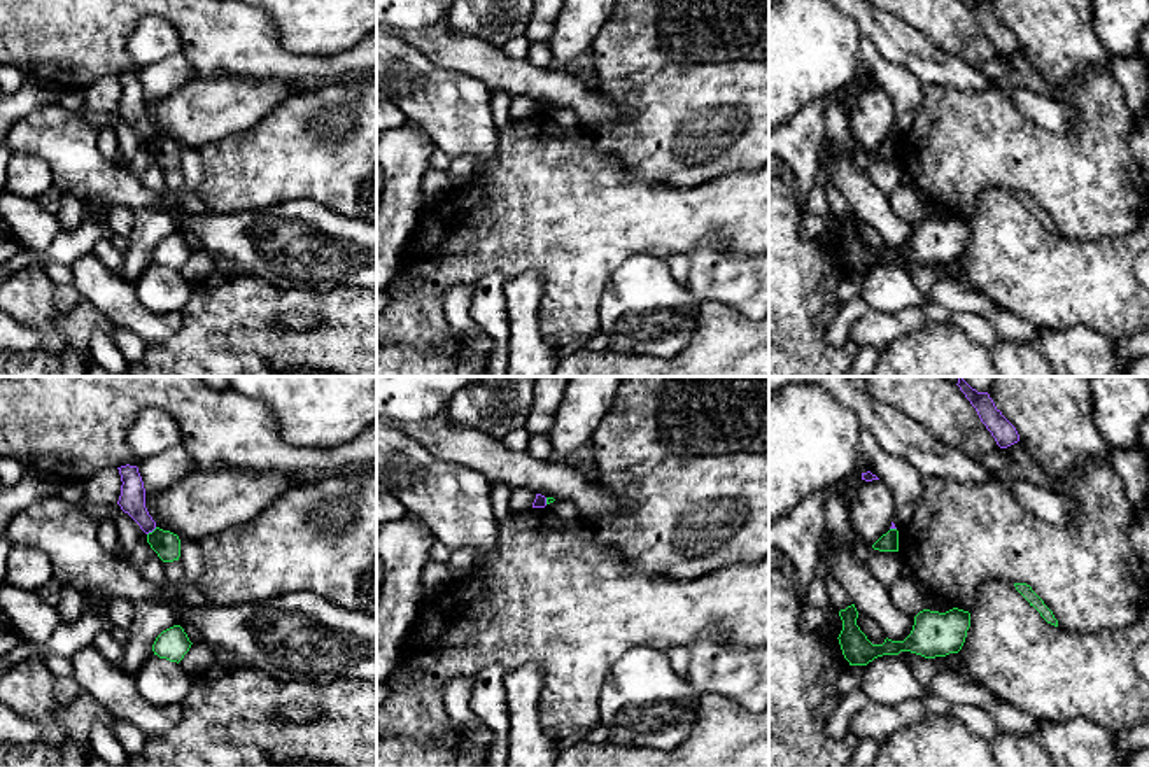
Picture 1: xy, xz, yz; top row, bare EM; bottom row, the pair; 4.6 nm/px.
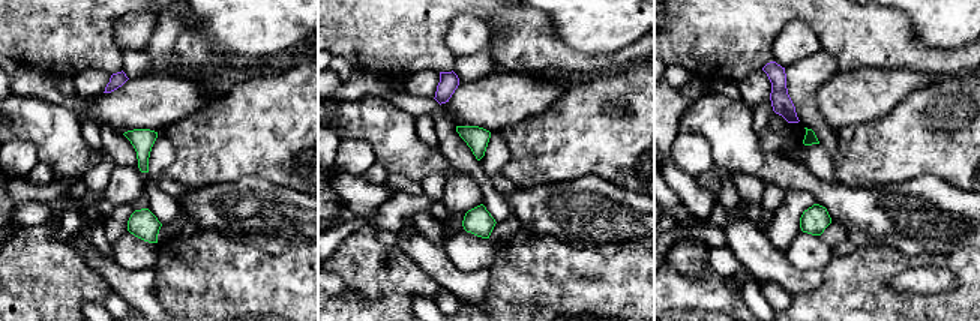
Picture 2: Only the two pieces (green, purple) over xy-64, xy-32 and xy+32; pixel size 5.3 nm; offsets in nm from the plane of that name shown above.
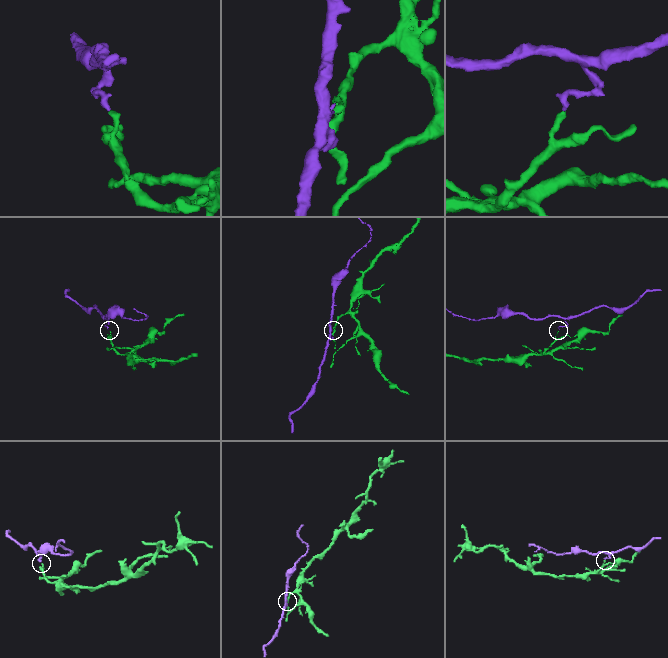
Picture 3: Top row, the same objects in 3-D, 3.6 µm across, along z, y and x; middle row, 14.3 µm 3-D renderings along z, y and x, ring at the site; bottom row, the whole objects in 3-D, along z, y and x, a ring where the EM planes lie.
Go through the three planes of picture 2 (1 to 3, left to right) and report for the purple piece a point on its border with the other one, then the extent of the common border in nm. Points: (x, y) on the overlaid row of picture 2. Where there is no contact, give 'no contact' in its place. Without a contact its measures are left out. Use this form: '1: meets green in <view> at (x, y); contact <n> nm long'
1: no contact
2: no contact
3: no contact

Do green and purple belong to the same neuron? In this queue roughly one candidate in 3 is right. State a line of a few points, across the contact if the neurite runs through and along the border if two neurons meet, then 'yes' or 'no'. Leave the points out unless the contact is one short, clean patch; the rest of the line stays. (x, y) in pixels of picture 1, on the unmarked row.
line xy (156, 135), (148, 142); no

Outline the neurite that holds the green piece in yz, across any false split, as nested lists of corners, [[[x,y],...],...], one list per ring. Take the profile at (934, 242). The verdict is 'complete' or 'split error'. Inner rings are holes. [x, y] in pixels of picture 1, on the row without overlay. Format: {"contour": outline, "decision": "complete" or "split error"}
{"contour": [[[855,212],[839,219],[842,238],[839,252],[849,273],[867,273],[883,263],[899,263],[911,259],[925,266],[958,261],[965,250],[970,235],[970,221],[953,215],[946,221],[923,217],[914,224],[911,242],[904,249],[885,247],[883,252],[872,252],[856,233],[858,219]]], "decision": "complete"}

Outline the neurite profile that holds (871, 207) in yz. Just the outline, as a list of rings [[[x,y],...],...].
[[[828,140],[823,145],[820,170],[825,170],[832,184],[849,201],[860,224],[872,226],[892,249],[904,249],[914,233],[914,224],[899,217],[886,194],[883,194],[867,172],[855,168],[855,152],[841,154]]]

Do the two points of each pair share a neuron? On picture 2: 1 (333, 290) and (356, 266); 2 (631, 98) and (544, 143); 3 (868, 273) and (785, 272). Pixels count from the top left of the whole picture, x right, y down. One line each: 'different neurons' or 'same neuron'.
1: different neurons
2: same neuron
3: different neurons

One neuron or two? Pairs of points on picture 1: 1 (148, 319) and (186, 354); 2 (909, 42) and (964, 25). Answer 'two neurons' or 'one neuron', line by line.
1: two neurons
2: two neurons

